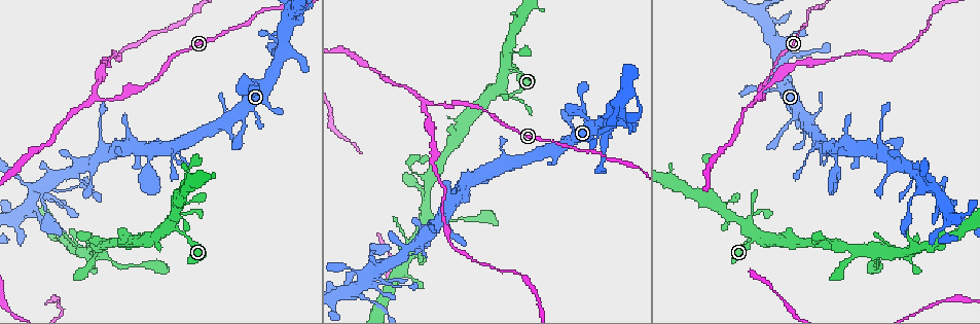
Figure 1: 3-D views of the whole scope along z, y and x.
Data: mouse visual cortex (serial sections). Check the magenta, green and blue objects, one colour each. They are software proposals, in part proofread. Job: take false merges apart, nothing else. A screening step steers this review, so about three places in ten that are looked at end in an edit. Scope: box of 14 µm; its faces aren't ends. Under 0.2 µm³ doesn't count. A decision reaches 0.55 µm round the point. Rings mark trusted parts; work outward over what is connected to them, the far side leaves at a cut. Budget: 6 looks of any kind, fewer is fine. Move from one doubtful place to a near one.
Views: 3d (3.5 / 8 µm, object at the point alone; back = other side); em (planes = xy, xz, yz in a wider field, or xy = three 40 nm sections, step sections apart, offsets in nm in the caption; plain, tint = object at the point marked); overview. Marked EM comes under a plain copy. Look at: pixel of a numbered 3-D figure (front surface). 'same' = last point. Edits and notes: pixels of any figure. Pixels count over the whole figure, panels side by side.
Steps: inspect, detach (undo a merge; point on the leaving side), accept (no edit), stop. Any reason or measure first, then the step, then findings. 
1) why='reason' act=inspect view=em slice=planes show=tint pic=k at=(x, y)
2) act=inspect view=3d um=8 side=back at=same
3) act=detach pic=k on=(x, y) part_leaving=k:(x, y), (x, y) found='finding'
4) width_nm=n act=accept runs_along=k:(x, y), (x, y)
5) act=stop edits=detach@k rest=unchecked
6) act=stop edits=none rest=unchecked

why='four arms meet' act=inspect view=3d um=3.5 pic=1 at=(626, 95)

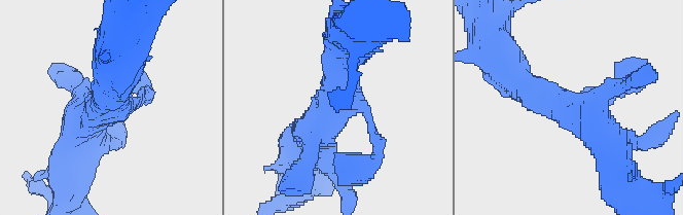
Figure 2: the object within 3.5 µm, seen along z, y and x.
arms=4 arm_widths_nm=200,200,450,450 why='now the EM' act=inspect view=em slice=xy step=3 show=tint pic=2 at=(567, 107)

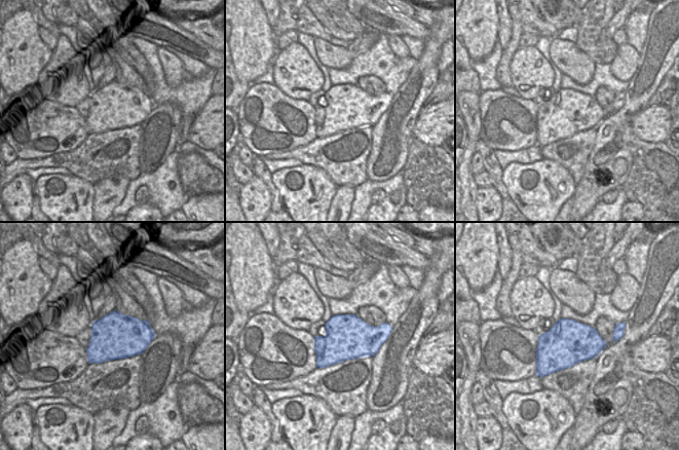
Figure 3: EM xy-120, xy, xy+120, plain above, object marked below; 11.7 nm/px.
act=accept runs_along=2:(610, 143), (510, 73) found='one cell here'

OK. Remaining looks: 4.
why='branch point' act=inspect view=3d um=3.5 side=back pic=1 at=(95, 98)

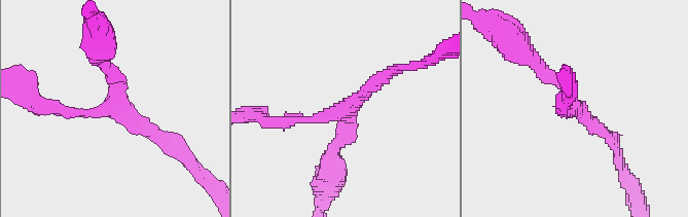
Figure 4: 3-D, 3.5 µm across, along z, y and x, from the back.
act=inspect view=em slice=xy step=5 show=tint pic=4 at=(109, 105)

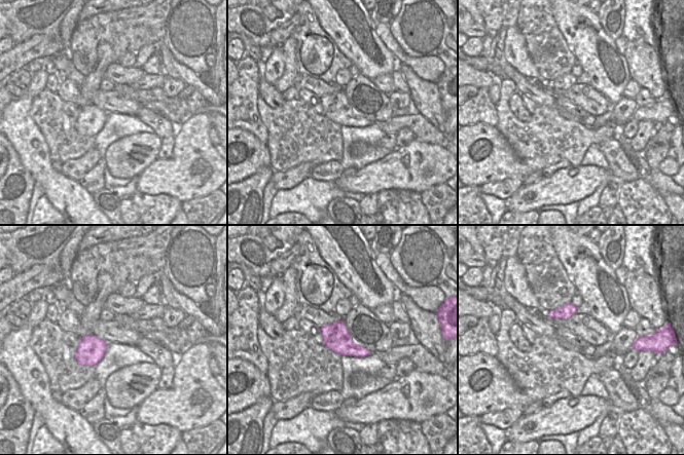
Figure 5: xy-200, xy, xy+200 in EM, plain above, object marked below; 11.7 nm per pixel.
arms=3 act=accept runs_along=4:(43, 107), (106, 110), (115, 85), (100, 60) found='one cell here'

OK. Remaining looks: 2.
act=stop edits=none rest=unchecked

